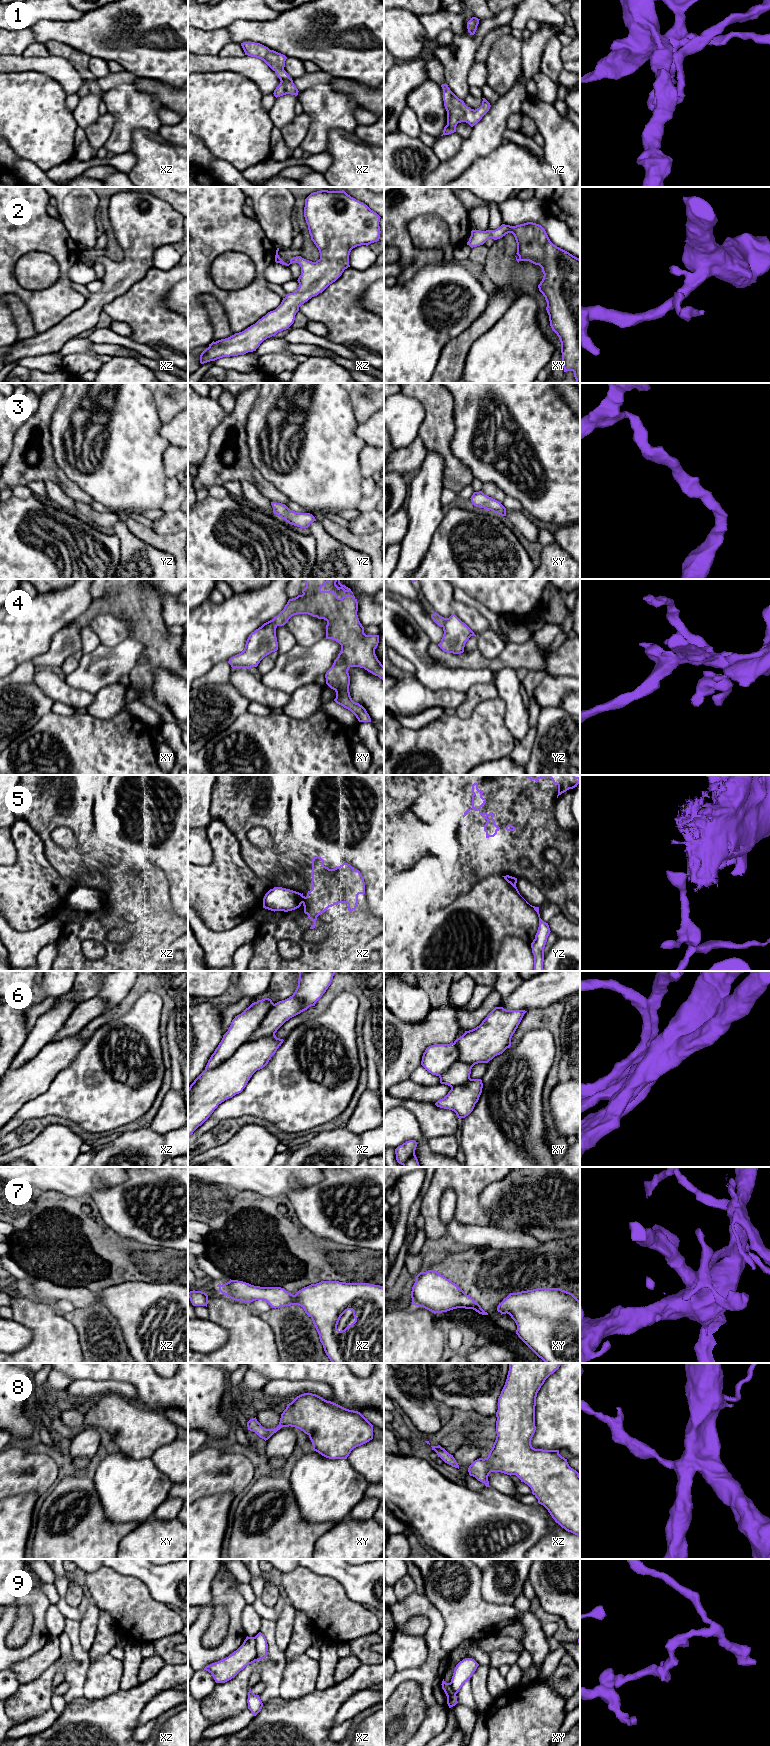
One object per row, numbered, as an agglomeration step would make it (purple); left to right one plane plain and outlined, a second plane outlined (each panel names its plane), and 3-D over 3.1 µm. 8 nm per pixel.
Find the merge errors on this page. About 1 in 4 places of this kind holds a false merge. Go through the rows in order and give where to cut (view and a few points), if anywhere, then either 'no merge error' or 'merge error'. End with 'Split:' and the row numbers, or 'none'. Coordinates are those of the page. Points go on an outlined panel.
1: no cut; no merge error
2: no cut; no merge error
3: no cut; no merge error
4: cut in yz along (447, 618), (443, 627); merge error
5: cut in xz along (301, 894), (303, 902); merge error
6: no cut; no merge error
7: no cut; no merge error
8: no cut; no merge error
9: cut in xz along (254, 1637), (257, 1660); merge error
Split: 4, 5, 9

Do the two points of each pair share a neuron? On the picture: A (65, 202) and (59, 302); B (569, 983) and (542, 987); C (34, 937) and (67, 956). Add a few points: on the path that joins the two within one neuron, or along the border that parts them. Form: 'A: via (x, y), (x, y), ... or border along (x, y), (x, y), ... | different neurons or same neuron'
A: border along (59, 219), (69, 235), (78, 244) | different neurons
B: via (562, 983), (554, 983), (549, 986) | same neuron
C: border along (62, 924), (60, 936), (57, 940) | different neurons

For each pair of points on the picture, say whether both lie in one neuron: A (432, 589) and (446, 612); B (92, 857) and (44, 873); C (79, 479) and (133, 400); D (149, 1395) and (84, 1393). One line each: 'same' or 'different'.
A: same
B: different
C: same
D: different

